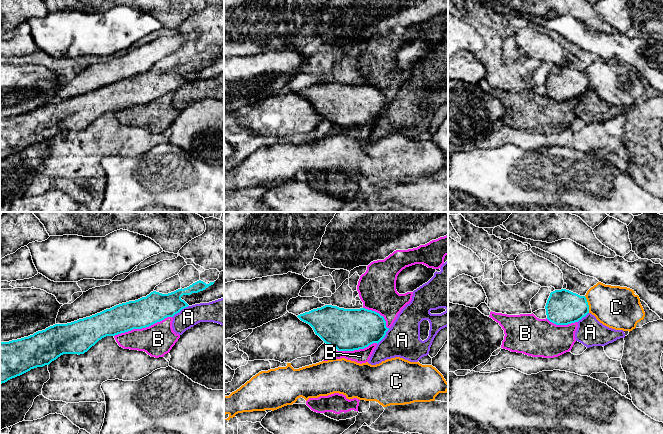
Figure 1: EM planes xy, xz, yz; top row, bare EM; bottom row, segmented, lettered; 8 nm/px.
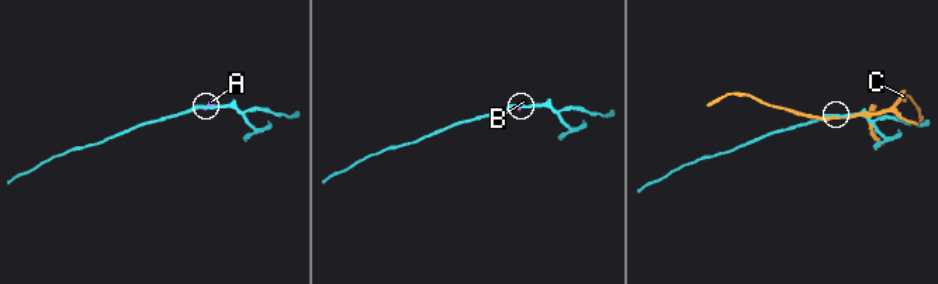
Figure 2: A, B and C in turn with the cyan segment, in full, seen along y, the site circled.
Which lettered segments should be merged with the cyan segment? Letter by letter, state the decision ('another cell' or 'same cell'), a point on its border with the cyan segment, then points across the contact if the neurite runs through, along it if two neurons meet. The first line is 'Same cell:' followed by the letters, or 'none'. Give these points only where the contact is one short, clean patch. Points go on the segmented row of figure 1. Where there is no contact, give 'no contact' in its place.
Same cell: none
A: another cell | xy (180, 310)
B: another cell | xy (142, 327)
C: another cell | yz (587, 304)

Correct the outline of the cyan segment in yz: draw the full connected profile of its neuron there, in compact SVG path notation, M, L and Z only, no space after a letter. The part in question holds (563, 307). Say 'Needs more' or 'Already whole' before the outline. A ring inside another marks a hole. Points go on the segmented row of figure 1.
Already whole. M566 289L551 292L545 309L547 319L556 325L578 322L589 313L586 297Z

